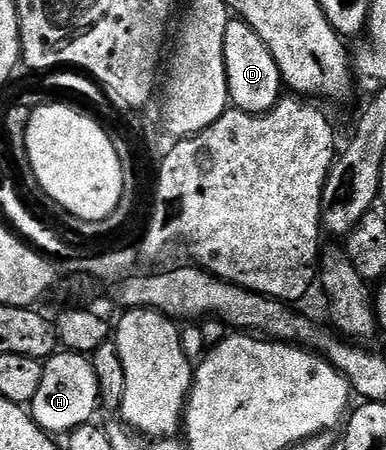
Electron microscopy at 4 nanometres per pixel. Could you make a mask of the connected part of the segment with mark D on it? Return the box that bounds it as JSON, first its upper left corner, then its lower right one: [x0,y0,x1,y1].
[224,18,282,116]

